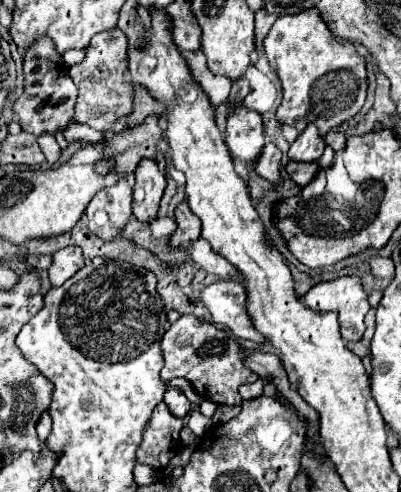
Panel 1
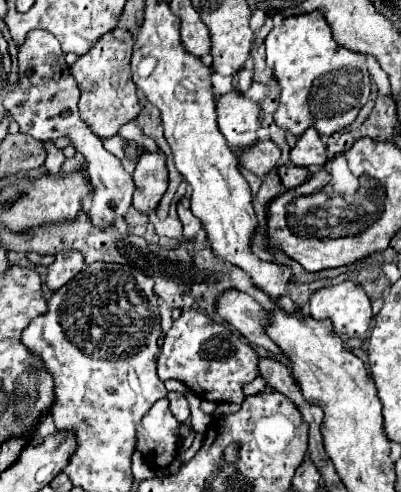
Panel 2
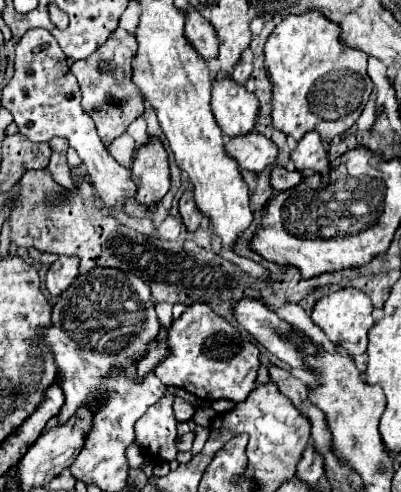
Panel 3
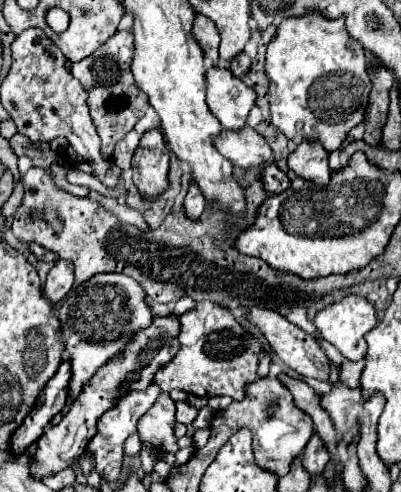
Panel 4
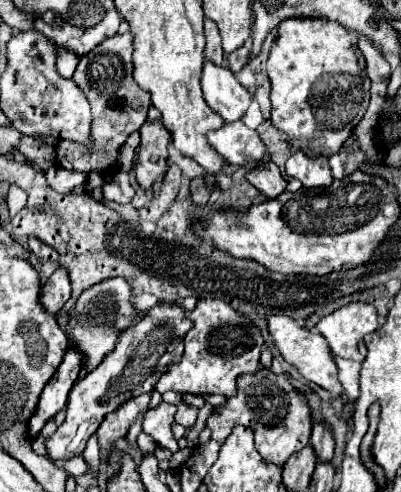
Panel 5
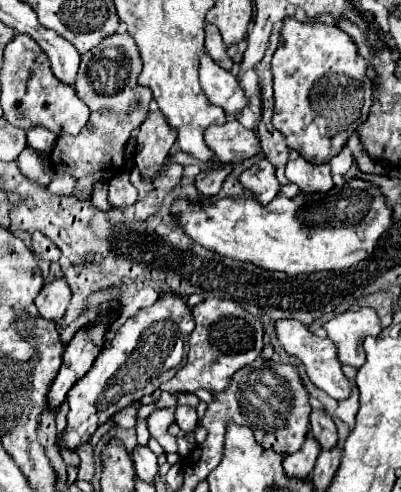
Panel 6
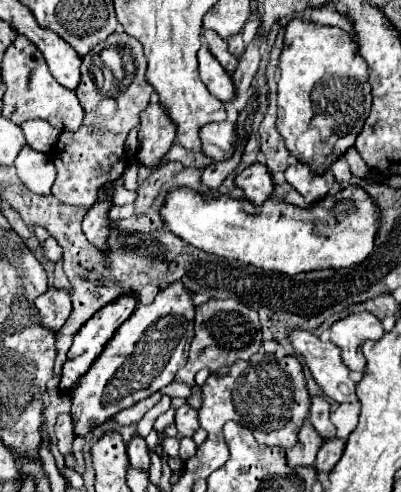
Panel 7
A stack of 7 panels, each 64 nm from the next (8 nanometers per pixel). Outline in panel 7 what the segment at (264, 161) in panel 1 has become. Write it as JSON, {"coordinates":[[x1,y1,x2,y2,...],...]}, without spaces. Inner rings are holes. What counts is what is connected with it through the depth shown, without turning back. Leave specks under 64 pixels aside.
{"coordinates":[[232,122,210,123,200,130,204,154,214,160,228,160,236,152,236,124]]}

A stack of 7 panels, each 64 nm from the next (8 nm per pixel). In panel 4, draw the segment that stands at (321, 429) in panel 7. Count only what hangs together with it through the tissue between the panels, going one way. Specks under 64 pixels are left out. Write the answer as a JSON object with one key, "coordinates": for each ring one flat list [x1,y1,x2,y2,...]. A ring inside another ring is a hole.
{"coordinates":[[314,434,302,452,304,470,310,472,310,476,320,476,324,472,324,466,328,464,328,460,330,460,330,456,328,456,322,440]]}

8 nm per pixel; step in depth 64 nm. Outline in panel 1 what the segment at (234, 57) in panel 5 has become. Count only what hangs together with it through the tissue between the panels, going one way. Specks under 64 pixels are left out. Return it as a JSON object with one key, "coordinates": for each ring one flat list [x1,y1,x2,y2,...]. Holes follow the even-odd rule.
{"coordinates":[[240,78,240,80,232,82,230,96,228,96,228,100,224,102,226,110,230,112,230,108,234,110,234,108,238,108,238,106,244,106,244,98,246,98,248,92,250,92,250,88,248,88,248,80,246,80,246,78]]}

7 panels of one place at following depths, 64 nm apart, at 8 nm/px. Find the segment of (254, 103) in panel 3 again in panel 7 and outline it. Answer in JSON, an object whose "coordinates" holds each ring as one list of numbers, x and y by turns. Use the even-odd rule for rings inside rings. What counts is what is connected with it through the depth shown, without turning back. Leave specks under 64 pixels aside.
{"coordinates":[[202,44,202,48,198,50,198,62,200,62,200,80,204,82,208,92,212,92,212,96,216,96,224,104,234,102,236,86,232,82,232,76,220,66,220,62,216,62,206,44]]}

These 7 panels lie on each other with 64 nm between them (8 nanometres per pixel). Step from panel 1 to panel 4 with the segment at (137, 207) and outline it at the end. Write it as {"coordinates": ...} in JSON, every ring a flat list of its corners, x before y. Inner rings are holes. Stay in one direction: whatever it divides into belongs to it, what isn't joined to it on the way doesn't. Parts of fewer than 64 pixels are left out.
{"coordinates":[[148,130,132,158,132,180,144,200,164,194,168,188,168,150,160,130]]}

